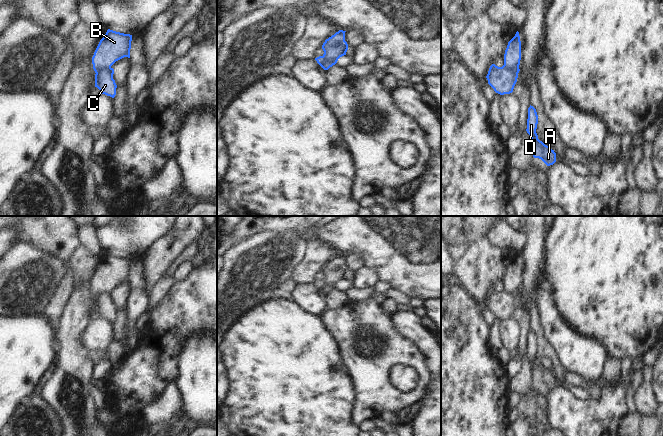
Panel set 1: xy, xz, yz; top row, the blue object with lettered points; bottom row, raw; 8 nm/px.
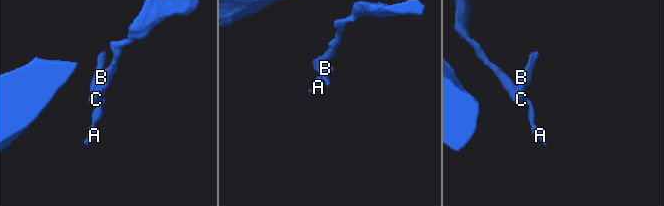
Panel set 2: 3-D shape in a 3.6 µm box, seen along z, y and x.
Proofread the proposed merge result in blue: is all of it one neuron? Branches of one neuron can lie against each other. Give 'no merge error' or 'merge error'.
merge error

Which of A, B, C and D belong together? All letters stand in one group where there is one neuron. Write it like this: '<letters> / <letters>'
A C D / B

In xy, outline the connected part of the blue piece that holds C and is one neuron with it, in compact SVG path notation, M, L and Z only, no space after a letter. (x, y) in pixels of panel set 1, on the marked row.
M102 67L95 74L95 87L97 87L102 94L112 98L116 95L117 85L113 79L114 69L111 67Z

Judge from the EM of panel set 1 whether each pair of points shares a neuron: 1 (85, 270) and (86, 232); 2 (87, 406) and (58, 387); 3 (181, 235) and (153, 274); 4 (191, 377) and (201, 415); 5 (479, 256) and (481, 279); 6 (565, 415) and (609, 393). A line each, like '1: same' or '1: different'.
1: same
2: same
3: same
4: same
5: same
6: same

